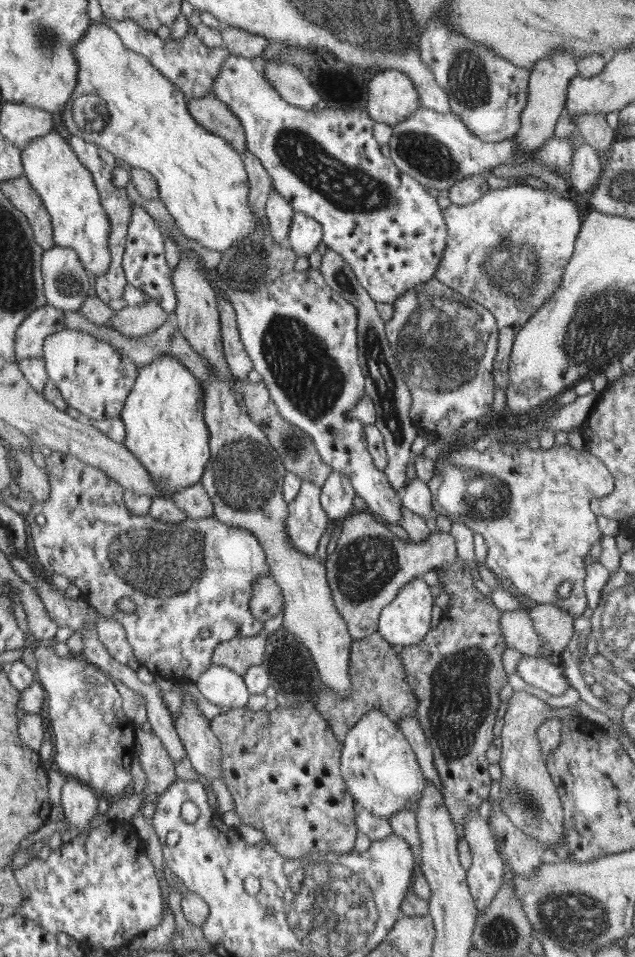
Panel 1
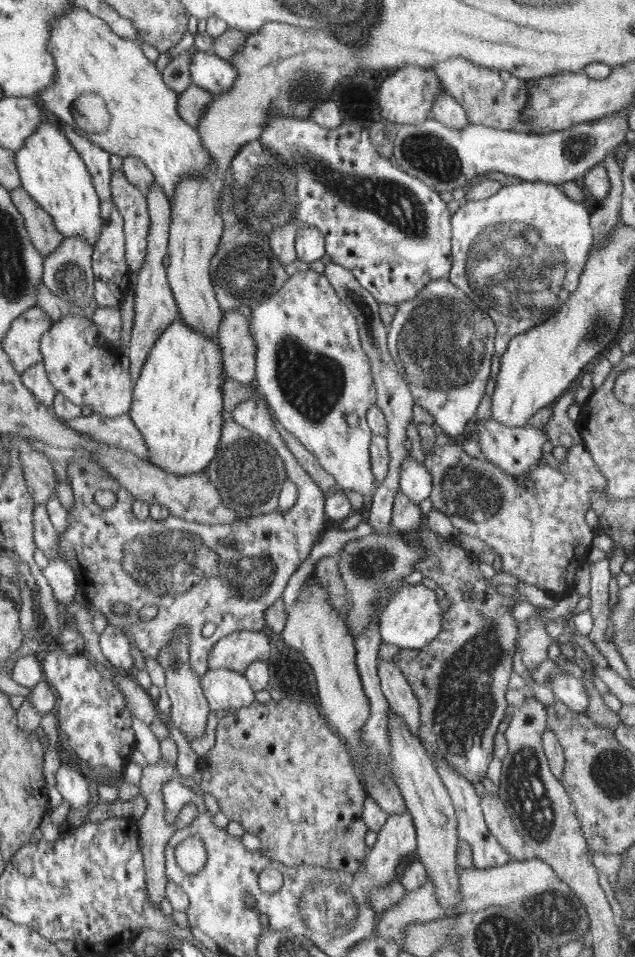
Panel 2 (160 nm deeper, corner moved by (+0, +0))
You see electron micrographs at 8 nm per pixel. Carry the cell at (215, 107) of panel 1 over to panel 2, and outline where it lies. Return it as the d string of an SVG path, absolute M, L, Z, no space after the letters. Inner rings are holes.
M191 84L184 92L179 94L177 111L180 113L182 120L196 127L204 119L204 114L213 100L213 93Z

